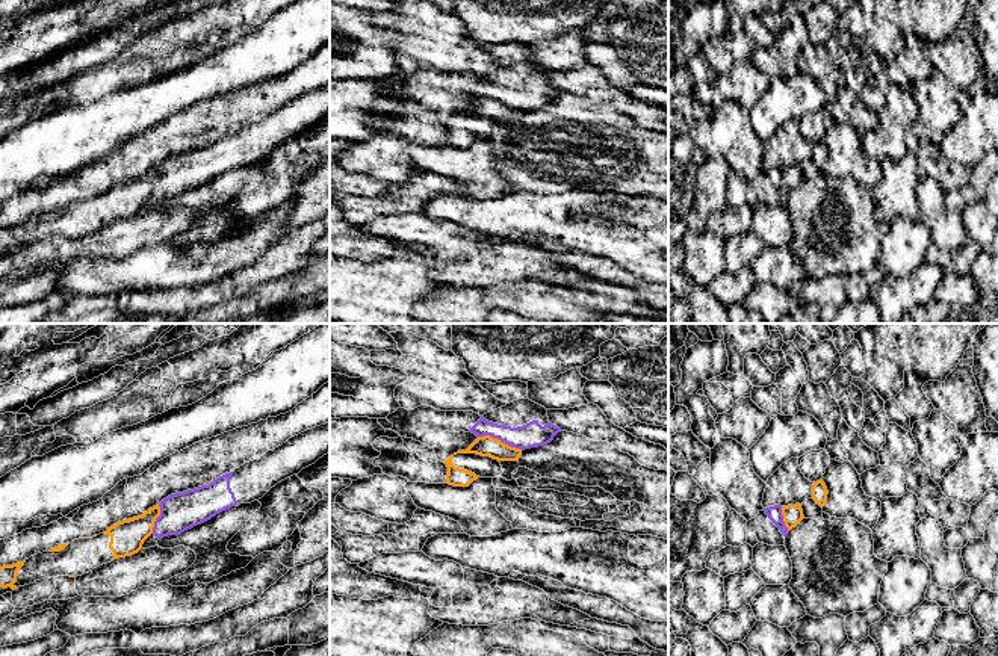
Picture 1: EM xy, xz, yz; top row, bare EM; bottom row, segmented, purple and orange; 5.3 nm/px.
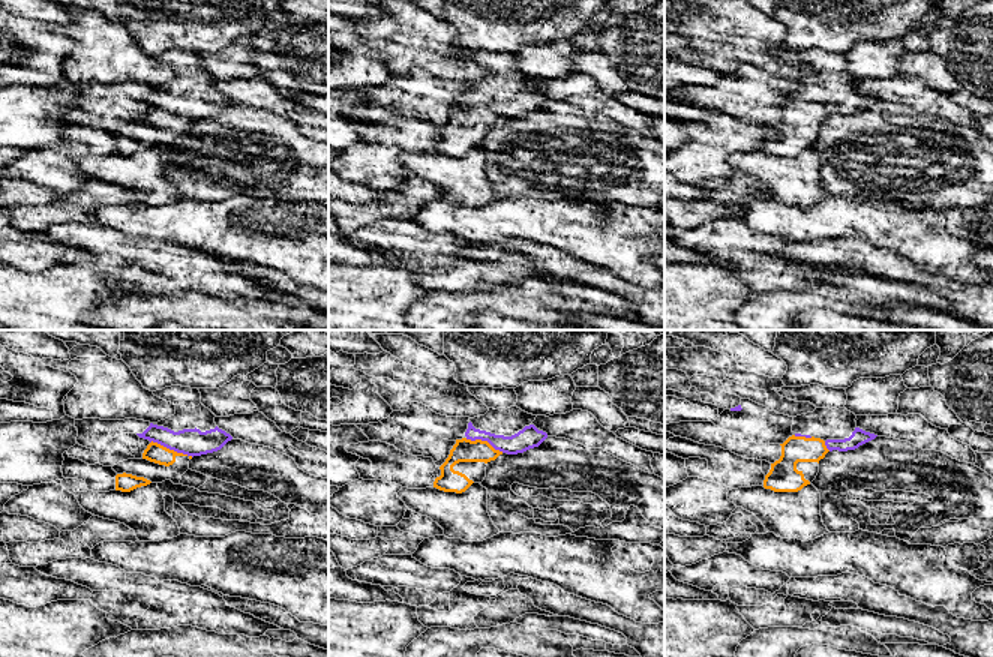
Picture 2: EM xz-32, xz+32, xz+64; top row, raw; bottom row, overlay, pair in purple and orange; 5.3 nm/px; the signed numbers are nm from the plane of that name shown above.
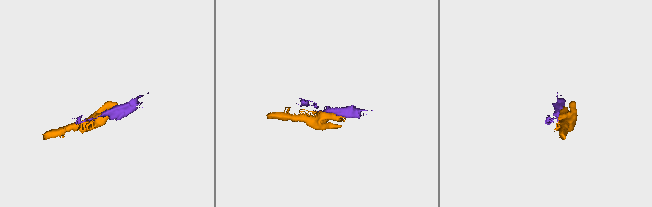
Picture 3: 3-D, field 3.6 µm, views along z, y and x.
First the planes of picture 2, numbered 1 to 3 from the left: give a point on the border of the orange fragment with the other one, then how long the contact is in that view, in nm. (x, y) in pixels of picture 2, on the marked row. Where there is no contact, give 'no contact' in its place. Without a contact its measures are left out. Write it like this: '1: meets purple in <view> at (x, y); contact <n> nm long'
1: meets purple in xz-32 at (171, 449); contact 240 nm long
2: meets purple in xz+32 at (485, 440); contact 220 nm long
3: meets purple in xz+64 at (825, 444); contact 70 nm long

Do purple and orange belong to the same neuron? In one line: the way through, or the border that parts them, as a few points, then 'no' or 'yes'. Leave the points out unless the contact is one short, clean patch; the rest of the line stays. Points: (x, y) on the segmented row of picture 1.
no

